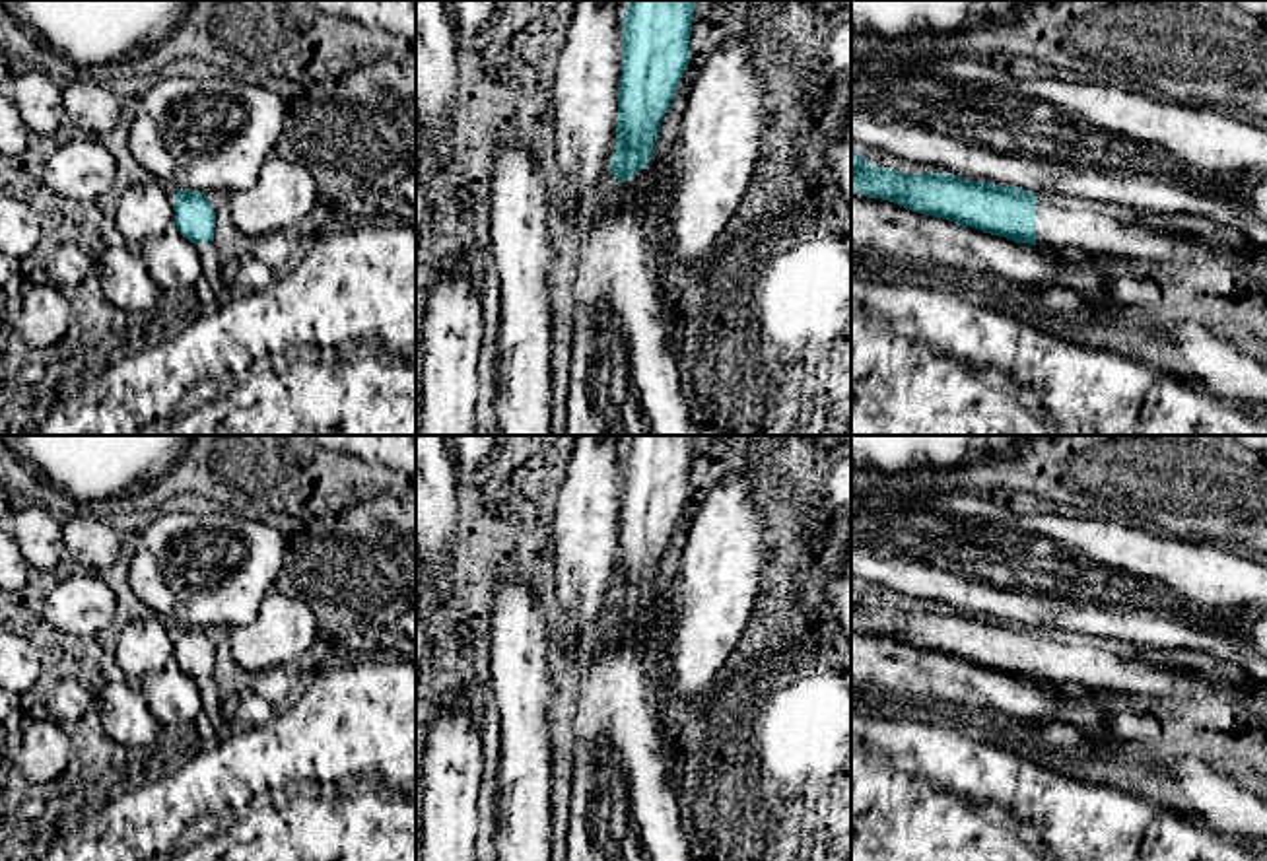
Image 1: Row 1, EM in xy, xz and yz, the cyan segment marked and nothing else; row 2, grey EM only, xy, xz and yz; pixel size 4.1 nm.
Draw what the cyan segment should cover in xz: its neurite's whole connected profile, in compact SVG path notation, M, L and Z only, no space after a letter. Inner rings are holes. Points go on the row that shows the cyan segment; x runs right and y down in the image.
M630 0L622 19L616 148L610 171L618 183L639 173L690 64L696 0Z

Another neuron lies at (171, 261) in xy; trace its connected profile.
M171 225L157 239L138 245L138 253L159 290L177 297L183 290L194 288L202 276L196 245Z

